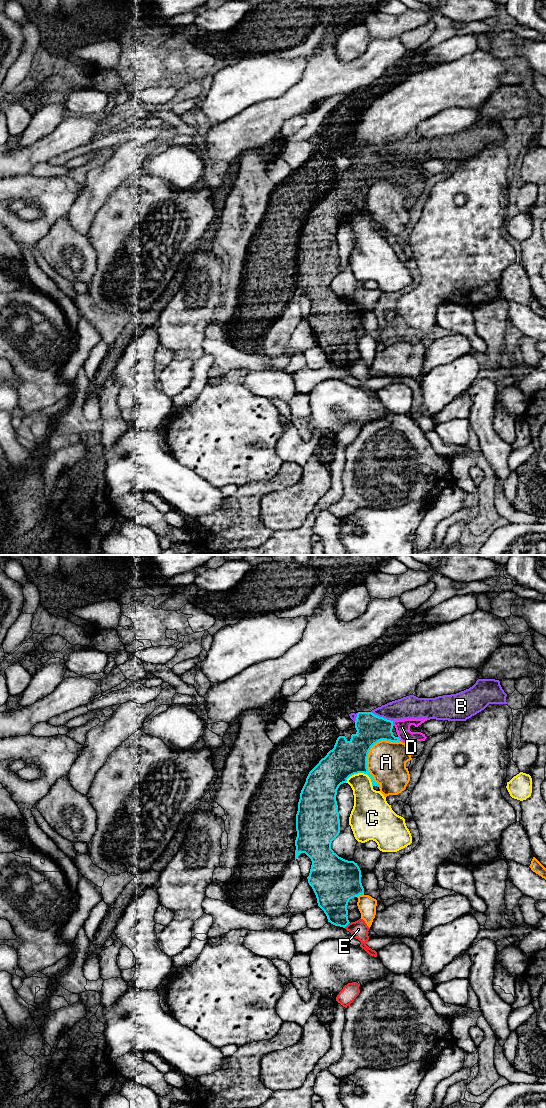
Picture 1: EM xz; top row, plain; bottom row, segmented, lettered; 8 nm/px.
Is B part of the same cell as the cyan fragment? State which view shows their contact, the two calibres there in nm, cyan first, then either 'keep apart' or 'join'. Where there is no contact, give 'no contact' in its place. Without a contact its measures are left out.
xz | 220/190 nm | keep apart

